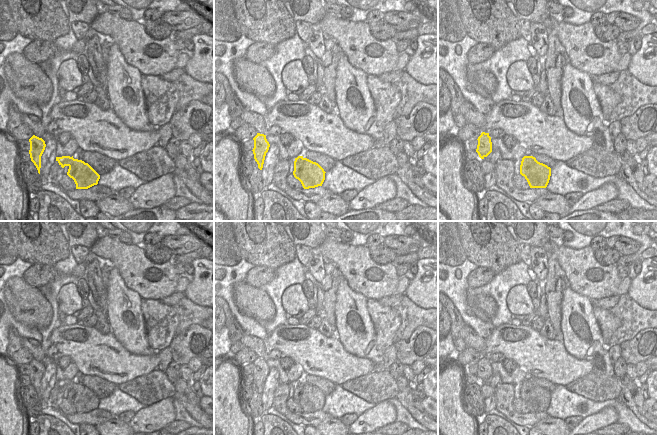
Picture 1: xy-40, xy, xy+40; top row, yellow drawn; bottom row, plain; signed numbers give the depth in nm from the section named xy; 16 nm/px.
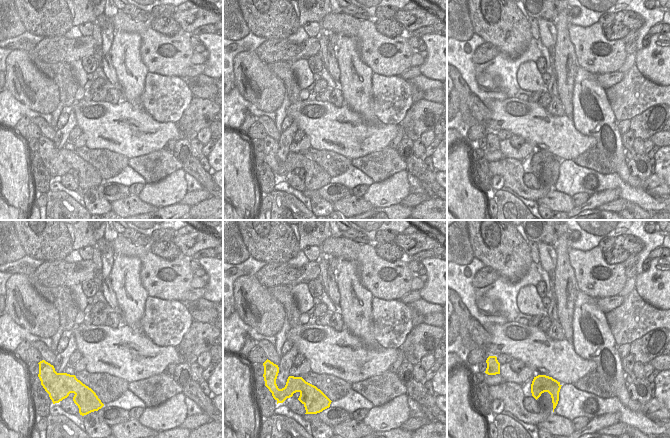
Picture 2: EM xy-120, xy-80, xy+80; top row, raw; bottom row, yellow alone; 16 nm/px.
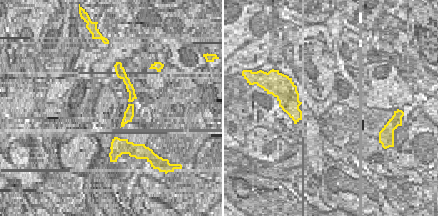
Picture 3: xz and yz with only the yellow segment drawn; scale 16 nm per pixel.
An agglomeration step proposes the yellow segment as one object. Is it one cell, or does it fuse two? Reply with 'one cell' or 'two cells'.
two cells

